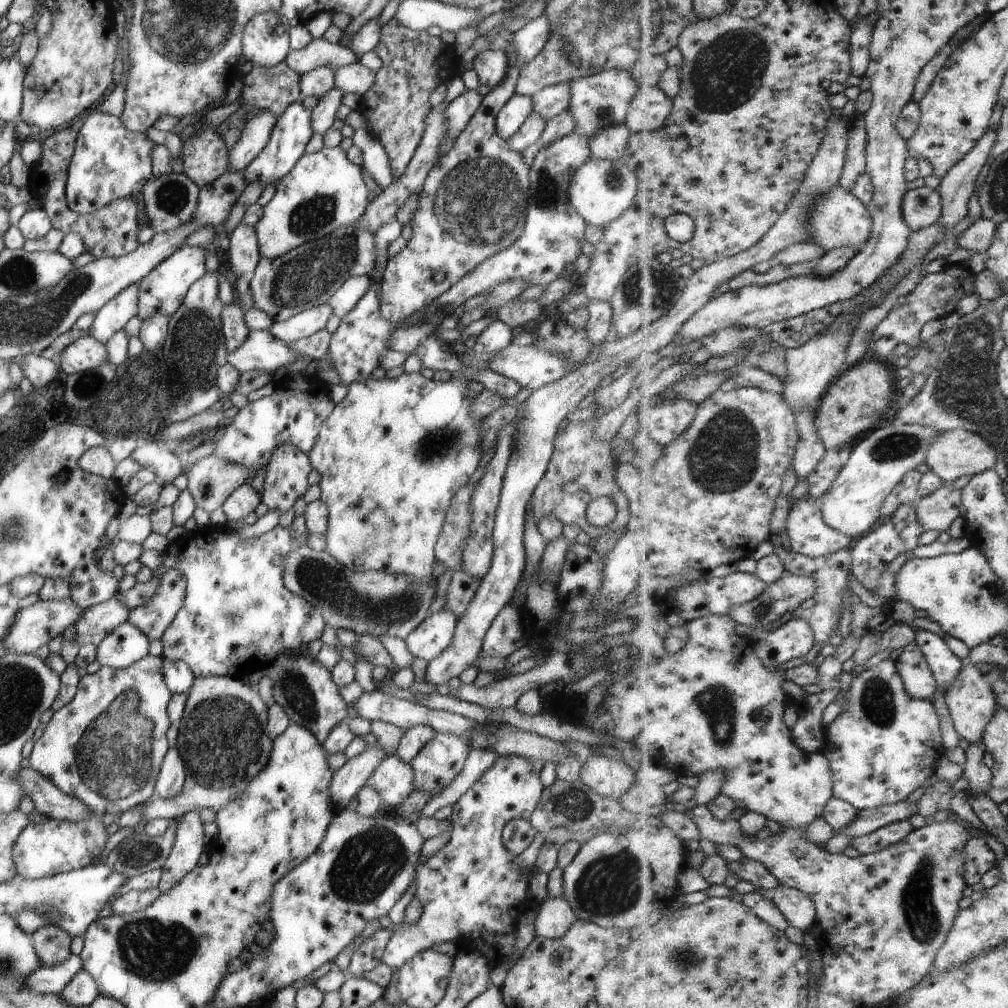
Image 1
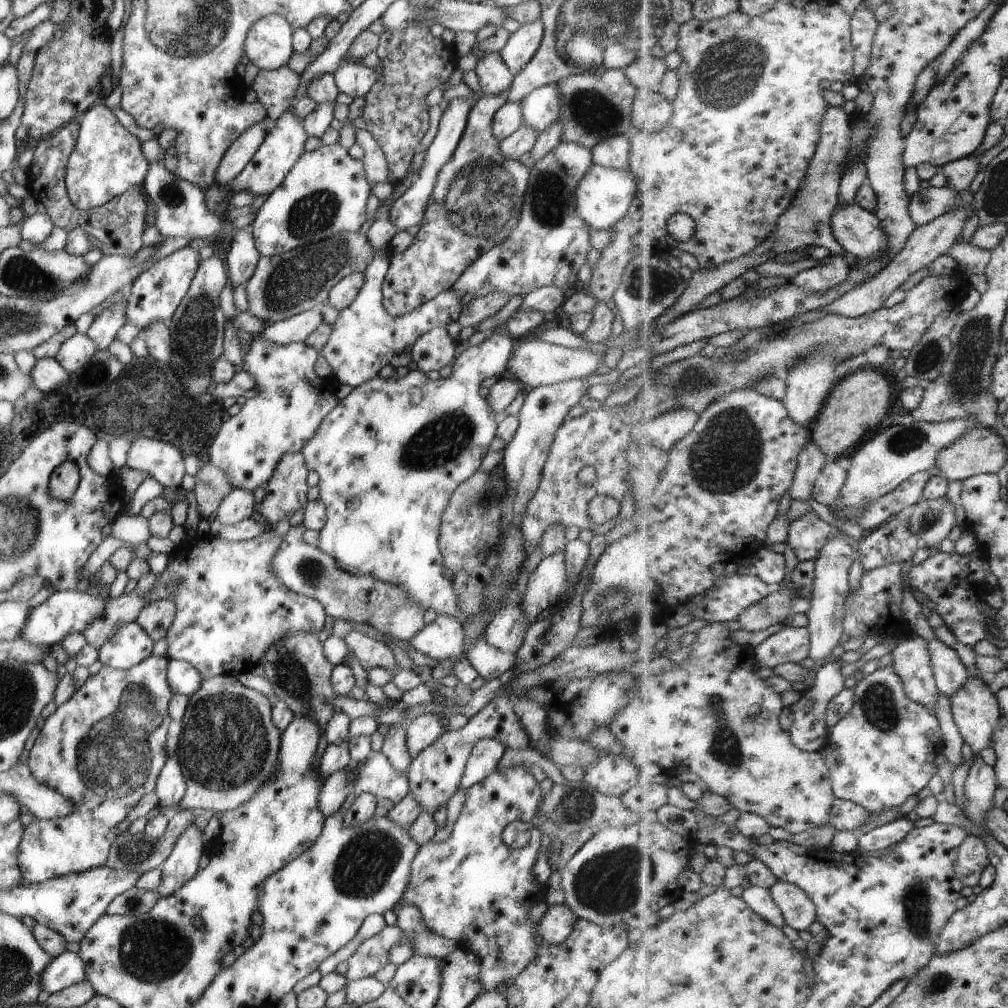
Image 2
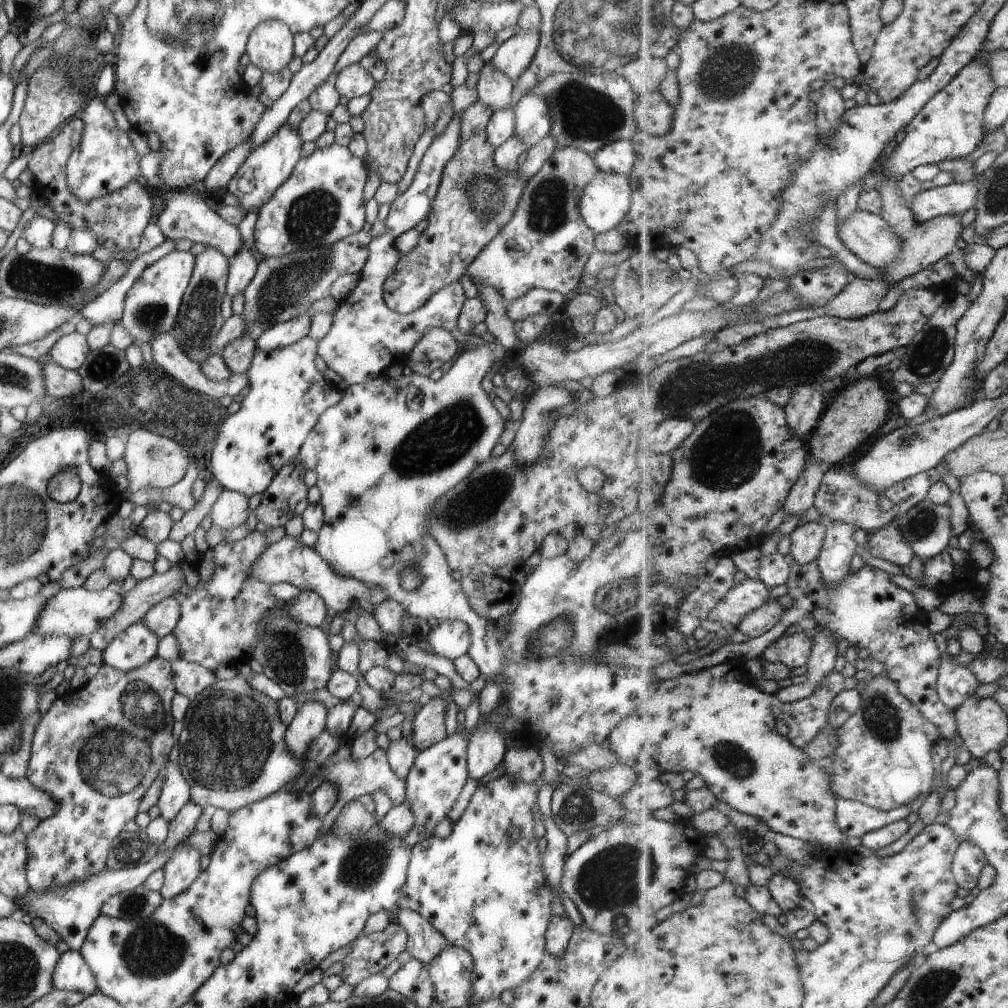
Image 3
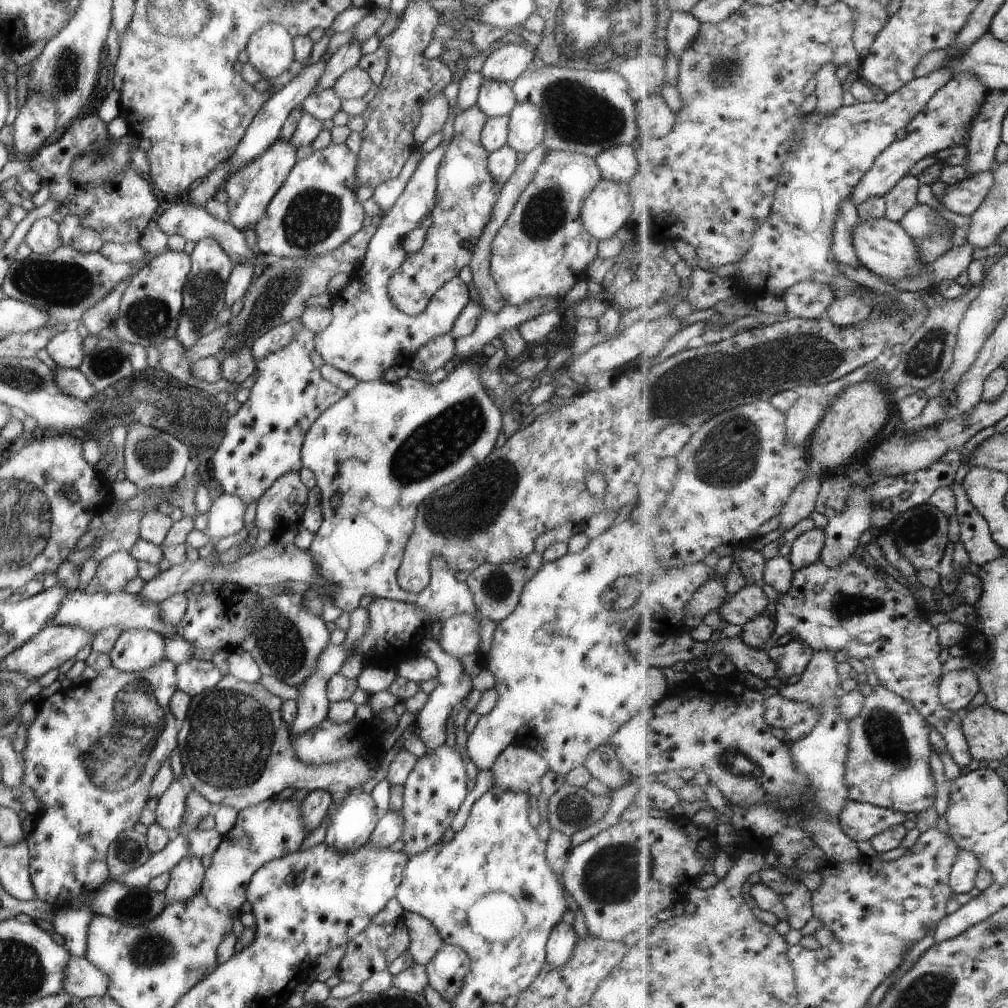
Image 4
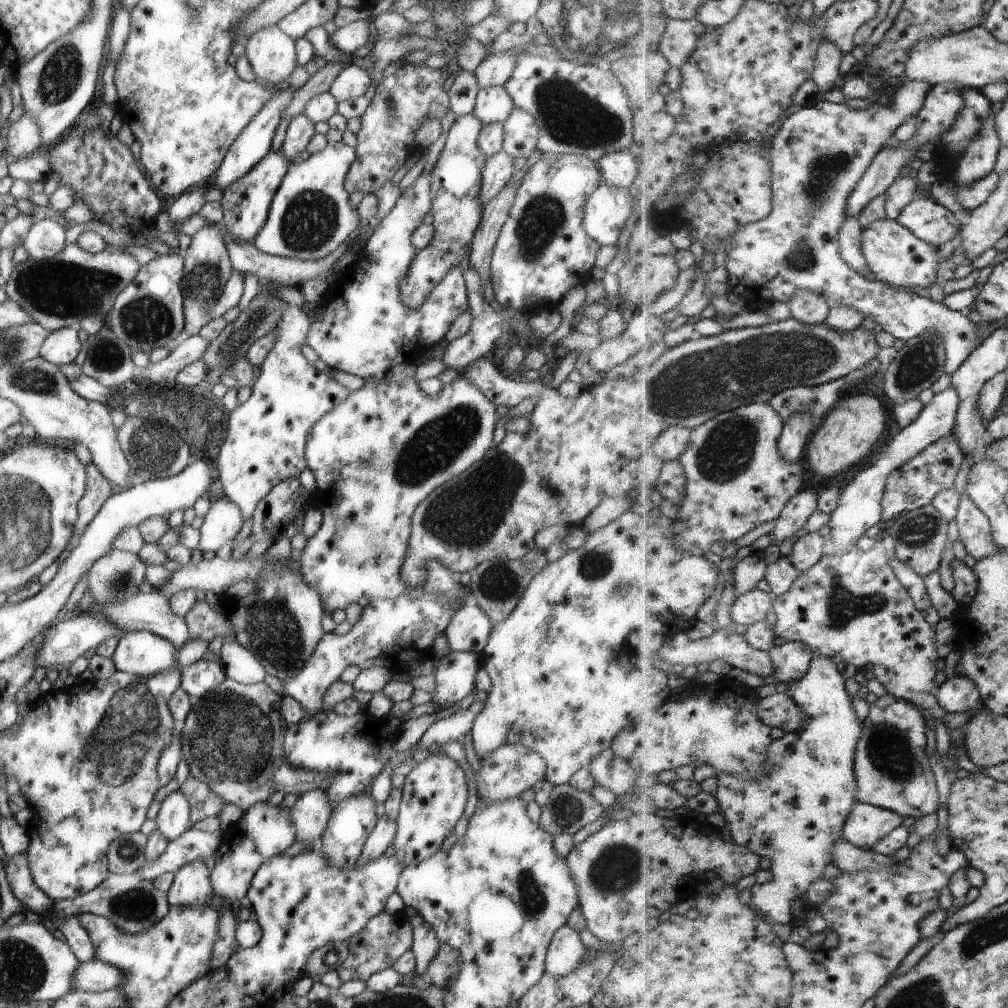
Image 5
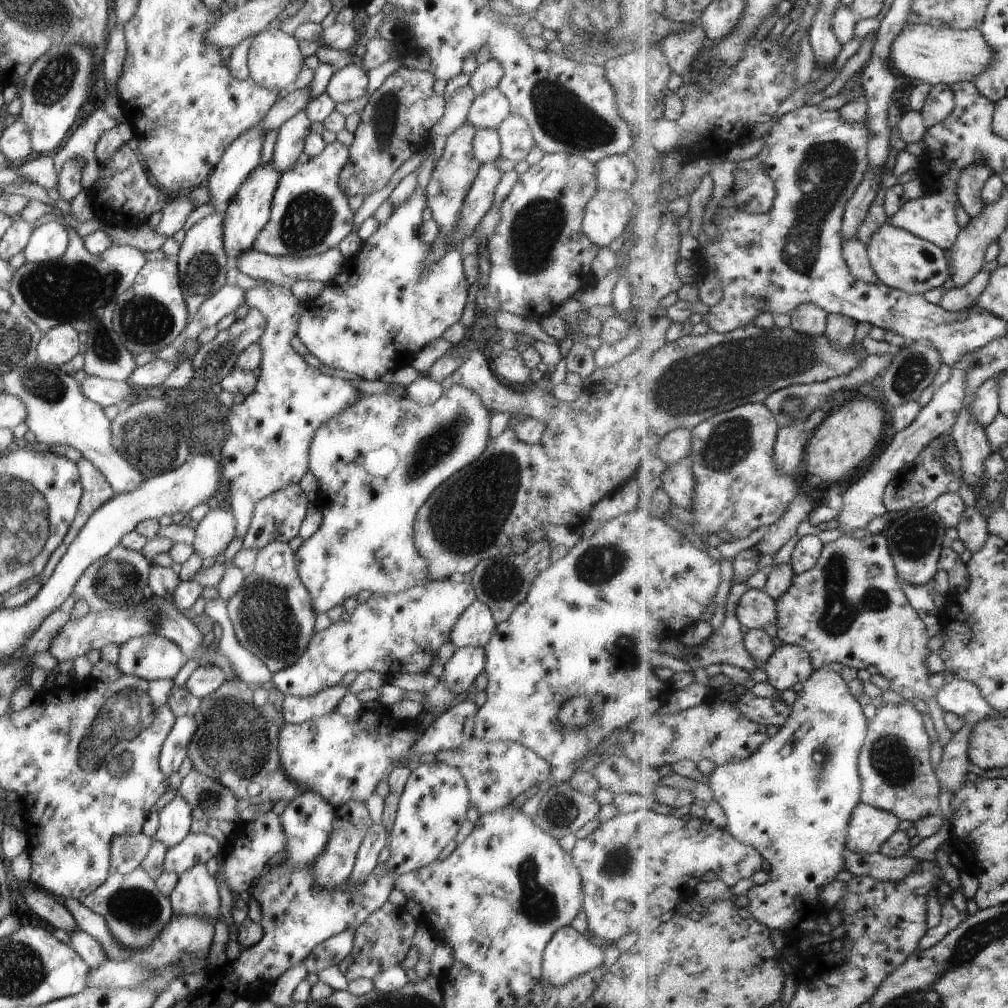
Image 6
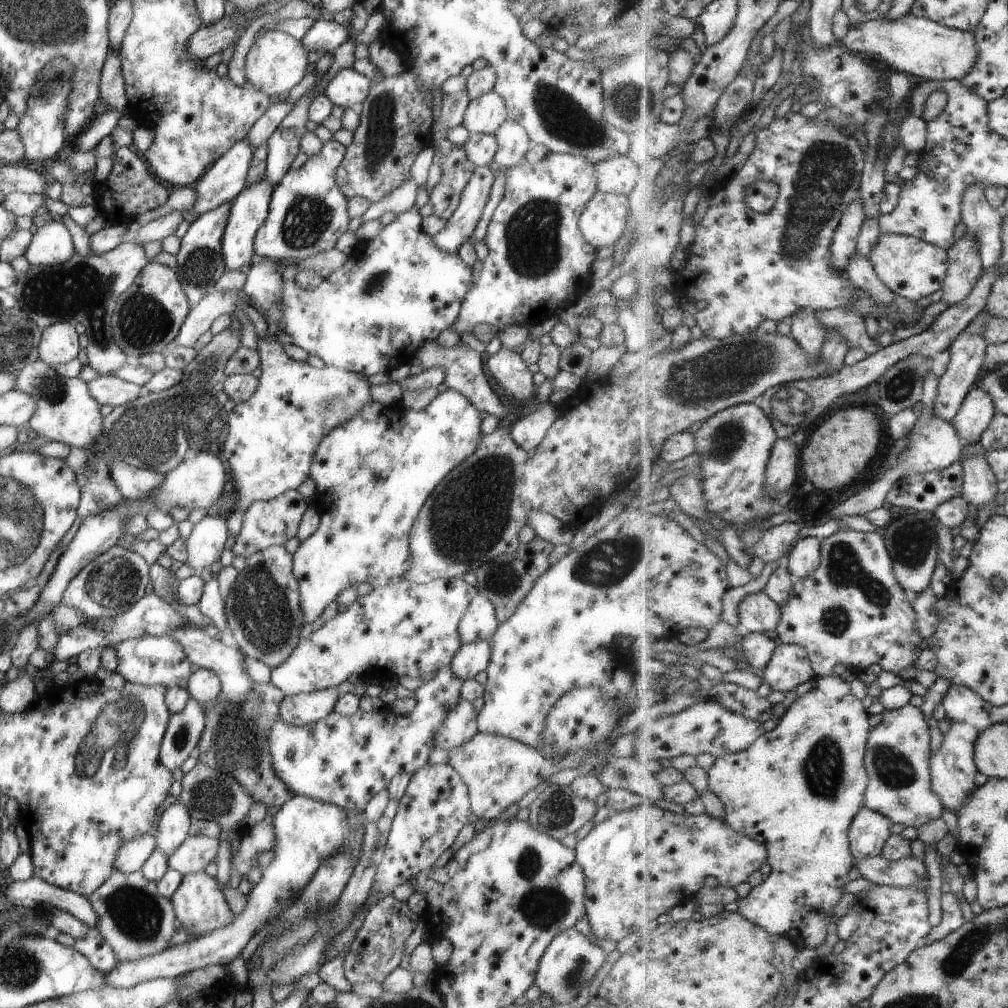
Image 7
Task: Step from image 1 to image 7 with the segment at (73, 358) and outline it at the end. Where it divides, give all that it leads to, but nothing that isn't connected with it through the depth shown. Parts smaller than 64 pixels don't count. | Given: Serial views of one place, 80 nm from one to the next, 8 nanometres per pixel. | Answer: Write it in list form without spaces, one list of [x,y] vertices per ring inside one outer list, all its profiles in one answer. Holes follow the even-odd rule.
[[[64,320],[46,326],[40,332],[37,358],[52,367],[70,361],[80,350],[77,336],[75,326]]]

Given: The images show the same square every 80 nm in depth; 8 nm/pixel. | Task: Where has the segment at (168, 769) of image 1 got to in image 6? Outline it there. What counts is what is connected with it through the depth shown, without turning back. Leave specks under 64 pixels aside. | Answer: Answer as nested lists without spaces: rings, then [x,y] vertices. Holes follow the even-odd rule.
[[[176,794],[157,813],[158,827],[153,838],[162,842],[166,848],[174,846],[191,832],[190,810],[189,804]]]

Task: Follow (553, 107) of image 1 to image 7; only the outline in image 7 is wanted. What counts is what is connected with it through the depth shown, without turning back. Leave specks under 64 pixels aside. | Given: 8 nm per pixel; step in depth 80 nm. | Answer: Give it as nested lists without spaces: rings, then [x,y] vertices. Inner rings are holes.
[[[506,118],[493,133],[497,145],[492,160],[499,164],[502,170],[517,165],[532,146],[525,129],[514,120]]]

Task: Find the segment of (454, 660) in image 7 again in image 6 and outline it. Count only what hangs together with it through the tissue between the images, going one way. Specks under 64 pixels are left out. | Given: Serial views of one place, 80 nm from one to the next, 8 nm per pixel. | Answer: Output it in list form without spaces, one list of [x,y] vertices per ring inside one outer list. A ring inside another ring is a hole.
[[[484,647],[455,648],[438,680],[456,696],[469,688],[480,670],[484,670]]]

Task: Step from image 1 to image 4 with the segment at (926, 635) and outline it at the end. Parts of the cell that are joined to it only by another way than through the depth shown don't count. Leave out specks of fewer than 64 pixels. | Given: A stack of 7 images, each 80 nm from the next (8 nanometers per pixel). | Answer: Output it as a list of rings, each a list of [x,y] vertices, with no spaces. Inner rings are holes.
[[[971,669],[949,671],[941,677],[940,698],[950,711],[963,710],[980,691],[980,680]]]

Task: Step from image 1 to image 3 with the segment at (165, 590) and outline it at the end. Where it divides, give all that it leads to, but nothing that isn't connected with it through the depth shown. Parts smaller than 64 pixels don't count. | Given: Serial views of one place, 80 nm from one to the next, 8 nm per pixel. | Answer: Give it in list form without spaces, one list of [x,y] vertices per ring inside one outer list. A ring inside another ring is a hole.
[[[165,597],[154,604],[139,621],[145,625],[147,630],[155,633],[156,637],[160,639],[173,630],[179,613],[179,603],[171,597]]]

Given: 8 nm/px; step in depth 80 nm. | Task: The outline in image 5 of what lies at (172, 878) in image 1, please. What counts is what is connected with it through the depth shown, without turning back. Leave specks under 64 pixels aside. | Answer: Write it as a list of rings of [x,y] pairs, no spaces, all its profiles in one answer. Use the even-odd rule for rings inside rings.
[[[202,861],[189,862],[173,874],[173,882],[166,893],[170,906],[207,906],[213,900],[210,873]]]

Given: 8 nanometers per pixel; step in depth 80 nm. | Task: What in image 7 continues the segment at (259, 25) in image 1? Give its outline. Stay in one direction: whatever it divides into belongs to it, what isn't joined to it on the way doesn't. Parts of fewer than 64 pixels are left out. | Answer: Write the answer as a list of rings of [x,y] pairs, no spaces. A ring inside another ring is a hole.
[[[275,29],[261,33],[245,55],[246,80],[268,97],[285,97],[286,92],[289,92],[305,75],[307,53],[301,41],[288,33]]]

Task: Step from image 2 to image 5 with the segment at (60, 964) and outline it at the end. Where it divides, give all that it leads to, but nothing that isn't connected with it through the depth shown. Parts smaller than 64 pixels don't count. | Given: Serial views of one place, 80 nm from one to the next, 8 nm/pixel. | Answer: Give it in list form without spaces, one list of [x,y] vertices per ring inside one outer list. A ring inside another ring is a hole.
[[[81,961],[71,978],[71,988],[82,992],[101,993],[116,989],[125,978],[125,972],[117,966],[100,961]]]

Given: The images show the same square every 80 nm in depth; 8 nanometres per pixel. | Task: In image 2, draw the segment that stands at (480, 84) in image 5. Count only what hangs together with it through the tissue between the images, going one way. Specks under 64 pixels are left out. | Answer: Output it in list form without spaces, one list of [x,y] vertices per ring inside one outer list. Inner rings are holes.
[[[536,18],[532,23],[520,25],[510,34],[506,44],[498,53],[511,74],[517,73],[524,64],[529,62],[532,54],[535,54],[542,39],[542,30],[541,19]]]

